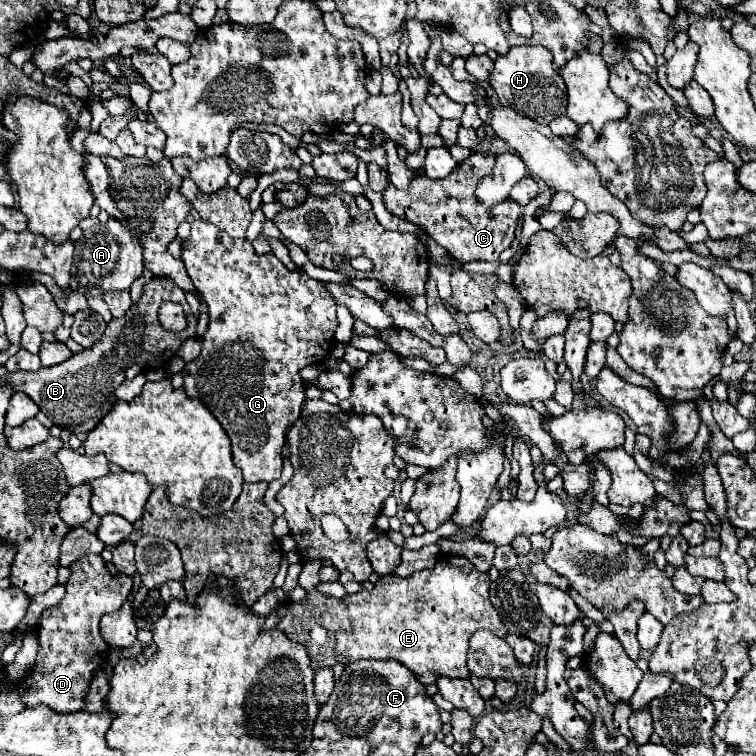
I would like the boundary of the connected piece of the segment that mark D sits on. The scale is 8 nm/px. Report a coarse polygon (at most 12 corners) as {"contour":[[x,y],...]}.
{"contour":[[100,555],[70,565],[42,611],[26,707],[84,709],[108,657],[100,619],[128,599]]}

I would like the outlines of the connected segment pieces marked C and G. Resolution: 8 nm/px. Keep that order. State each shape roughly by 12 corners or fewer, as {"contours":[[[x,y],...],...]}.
{"contours":[[[492,151],[382,193],[458,261],[496,261],[522,207],[476,199]],[[194,221],[210,325],[184,389],[246,481],[282,471],[300,369],[338,327],[326,283]]]}

